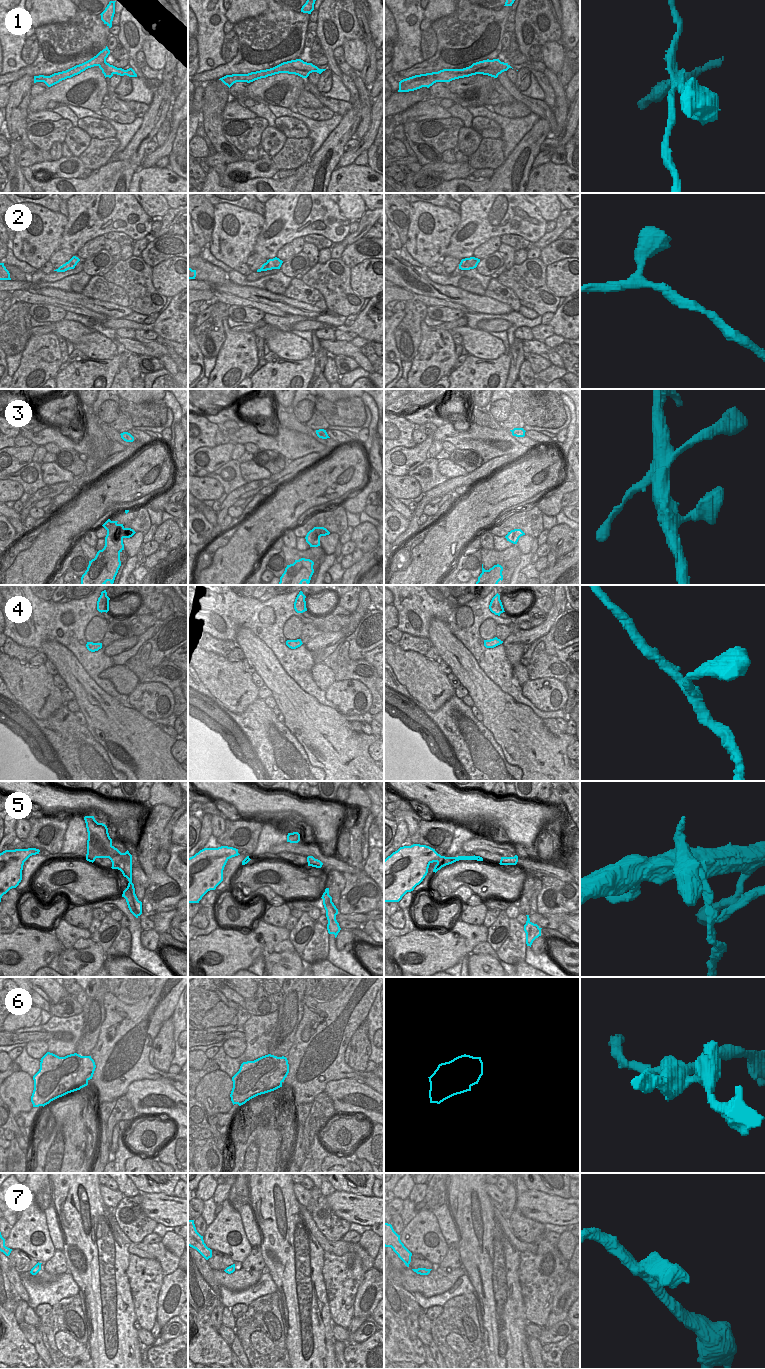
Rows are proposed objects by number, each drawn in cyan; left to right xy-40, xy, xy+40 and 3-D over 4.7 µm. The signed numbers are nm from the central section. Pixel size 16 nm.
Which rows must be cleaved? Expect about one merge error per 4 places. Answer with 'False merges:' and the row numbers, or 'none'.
False merges: 1, 5, 6

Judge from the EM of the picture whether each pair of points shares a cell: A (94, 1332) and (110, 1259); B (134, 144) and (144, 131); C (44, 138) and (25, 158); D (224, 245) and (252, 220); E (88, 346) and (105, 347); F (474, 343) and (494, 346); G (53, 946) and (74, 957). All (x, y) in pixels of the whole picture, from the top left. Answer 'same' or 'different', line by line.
A: same
B: same
C: different
D: same
E: same
F: same
G: different

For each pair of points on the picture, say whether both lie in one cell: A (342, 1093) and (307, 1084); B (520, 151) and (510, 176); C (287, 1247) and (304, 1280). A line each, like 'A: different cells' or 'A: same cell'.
A: different cells
B: same cell
C: same cell

